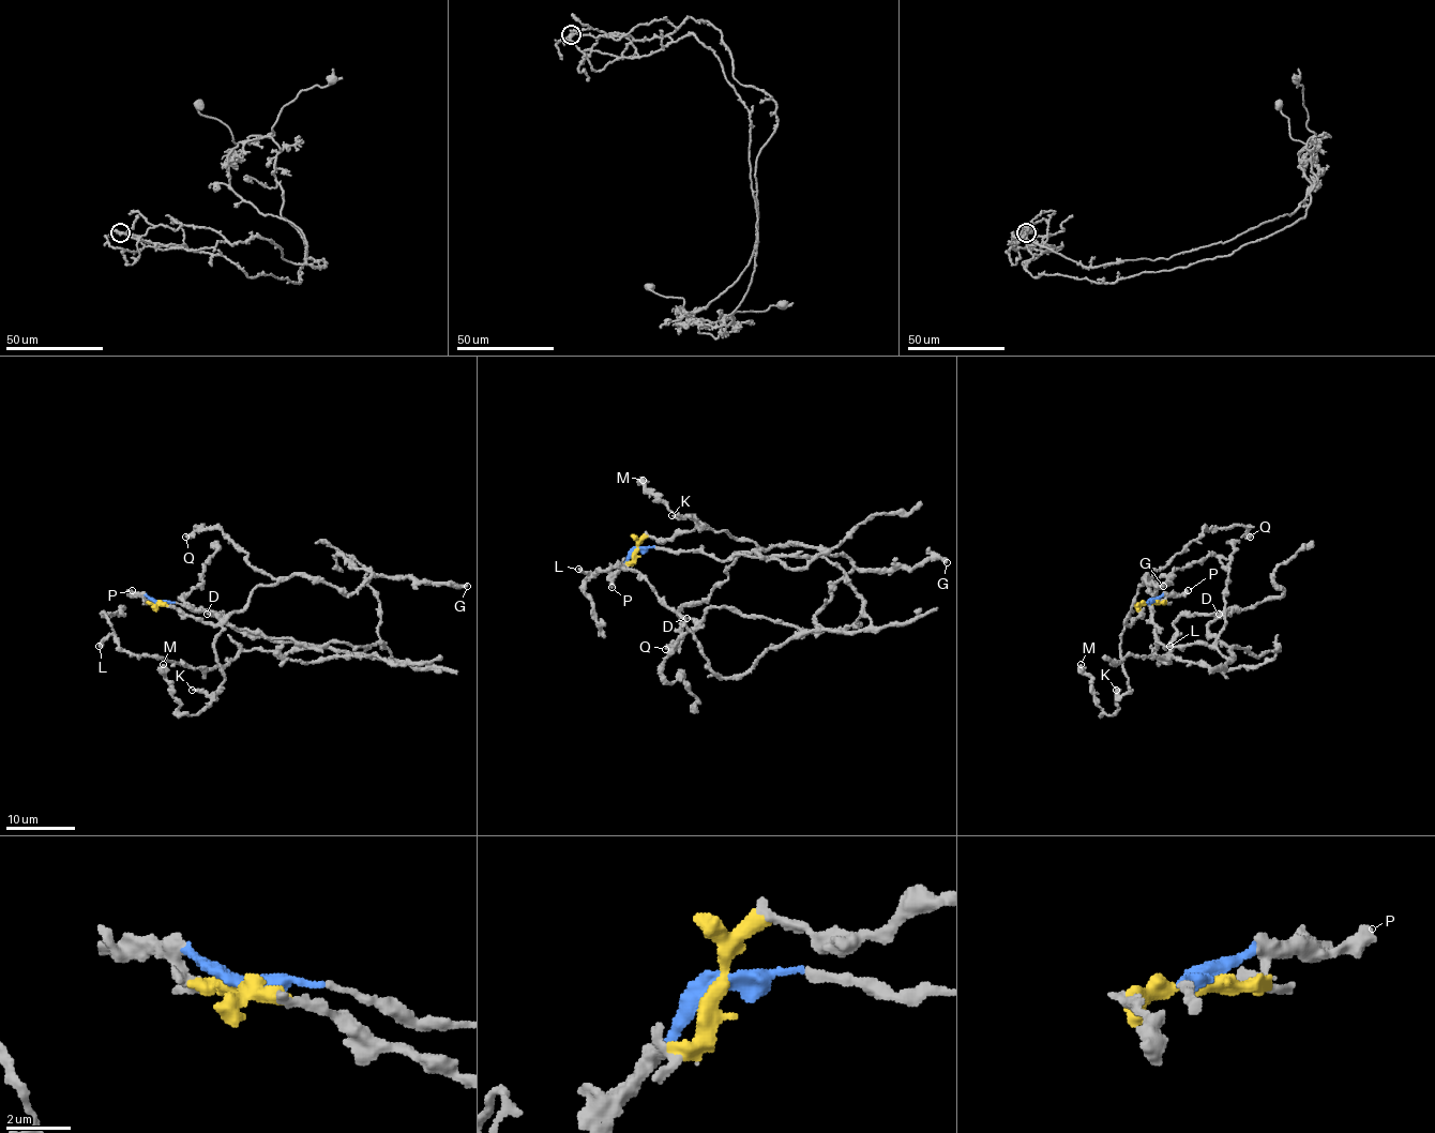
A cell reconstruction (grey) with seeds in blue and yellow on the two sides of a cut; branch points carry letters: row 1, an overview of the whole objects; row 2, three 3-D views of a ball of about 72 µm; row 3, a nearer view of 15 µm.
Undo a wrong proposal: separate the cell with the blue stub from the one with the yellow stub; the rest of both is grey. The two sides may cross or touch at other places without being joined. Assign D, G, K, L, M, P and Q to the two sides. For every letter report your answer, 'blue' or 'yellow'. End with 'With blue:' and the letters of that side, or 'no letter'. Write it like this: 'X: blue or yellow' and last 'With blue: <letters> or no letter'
D: blue
G: yellow
K: yellow
L: blue
M: yellow
P: blue
Q: yellow
With blue: D, L, P

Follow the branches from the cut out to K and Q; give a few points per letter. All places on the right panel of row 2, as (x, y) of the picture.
K: (1150, 602), (1138, 605), (1139, 614), (1124, 628), (1119, 656), (1128, 688), (1119, 695), (1116, 690)
Q: (1150, 602), (1138, 605), (1139, 614), (1128, 624), (1136, 590), (1204, 528), (1241, 525), (1250, 537)

